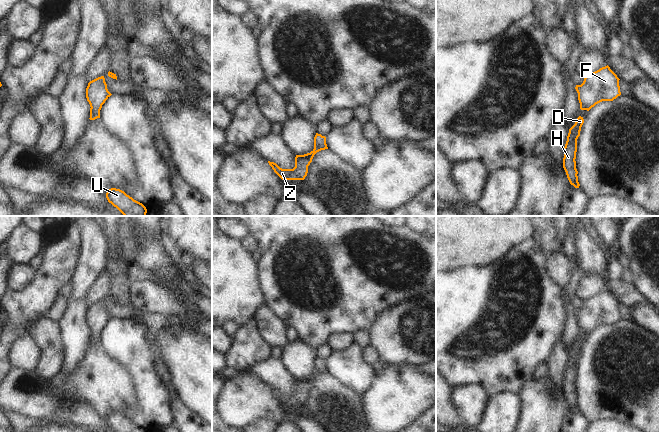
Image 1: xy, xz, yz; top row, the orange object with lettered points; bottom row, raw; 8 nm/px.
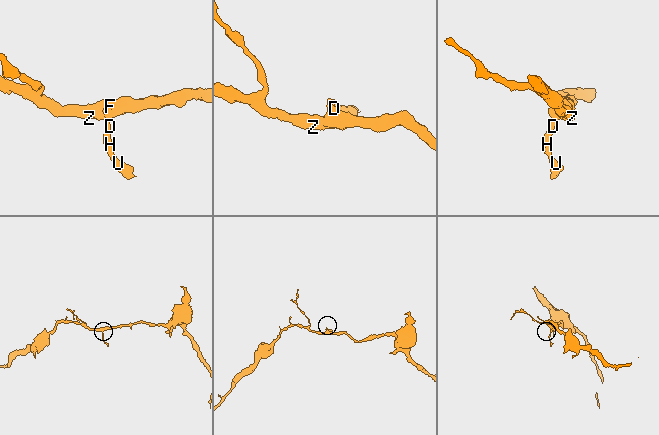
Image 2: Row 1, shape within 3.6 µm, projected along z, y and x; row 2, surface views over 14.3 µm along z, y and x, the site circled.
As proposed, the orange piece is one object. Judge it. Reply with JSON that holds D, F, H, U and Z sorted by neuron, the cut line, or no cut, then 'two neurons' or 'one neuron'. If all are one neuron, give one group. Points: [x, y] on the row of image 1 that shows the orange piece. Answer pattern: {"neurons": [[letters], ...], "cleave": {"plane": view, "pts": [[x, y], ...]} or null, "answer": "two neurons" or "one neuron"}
{"neurons": [["D", "F", "H", "U", "Z"]], "cleave": null, "answer": "one neuron"}

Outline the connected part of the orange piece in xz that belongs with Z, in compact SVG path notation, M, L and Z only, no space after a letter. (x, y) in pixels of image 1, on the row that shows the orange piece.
M316 133L314 137L314 149L310 153L296 155L295 167L293 169L282 169L274 162L268 161L268 163L282 180L304 180L308 173L308 166L312 162L314 155L325 149L328 149L326 137Z

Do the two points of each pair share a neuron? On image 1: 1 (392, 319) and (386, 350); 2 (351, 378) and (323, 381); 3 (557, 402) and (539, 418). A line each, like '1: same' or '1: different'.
1: same
2: different
3: same

